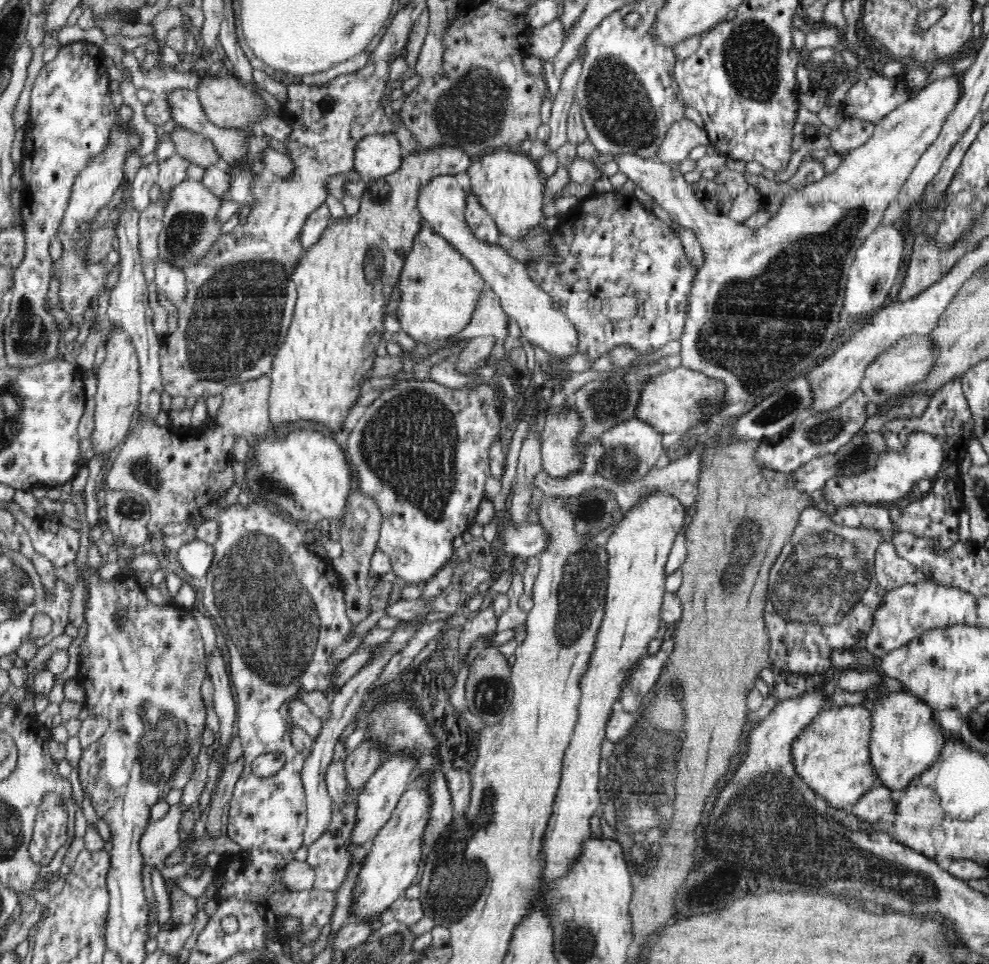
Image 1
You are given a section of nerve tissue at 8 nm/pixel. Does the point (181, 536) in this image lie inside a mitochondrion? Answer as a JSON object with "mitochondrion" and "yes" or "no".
{"mitochondrion":"no"}

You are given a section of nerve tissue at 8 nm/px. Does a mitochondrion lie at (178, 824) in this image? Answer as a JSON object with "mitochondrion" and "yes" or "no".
{"mitochondrion":"no"}

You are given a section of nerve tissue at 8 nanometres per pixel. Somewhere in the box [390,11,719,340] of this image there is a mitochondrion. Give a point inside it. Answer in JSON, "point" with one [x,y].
{"point":[617,103]}

